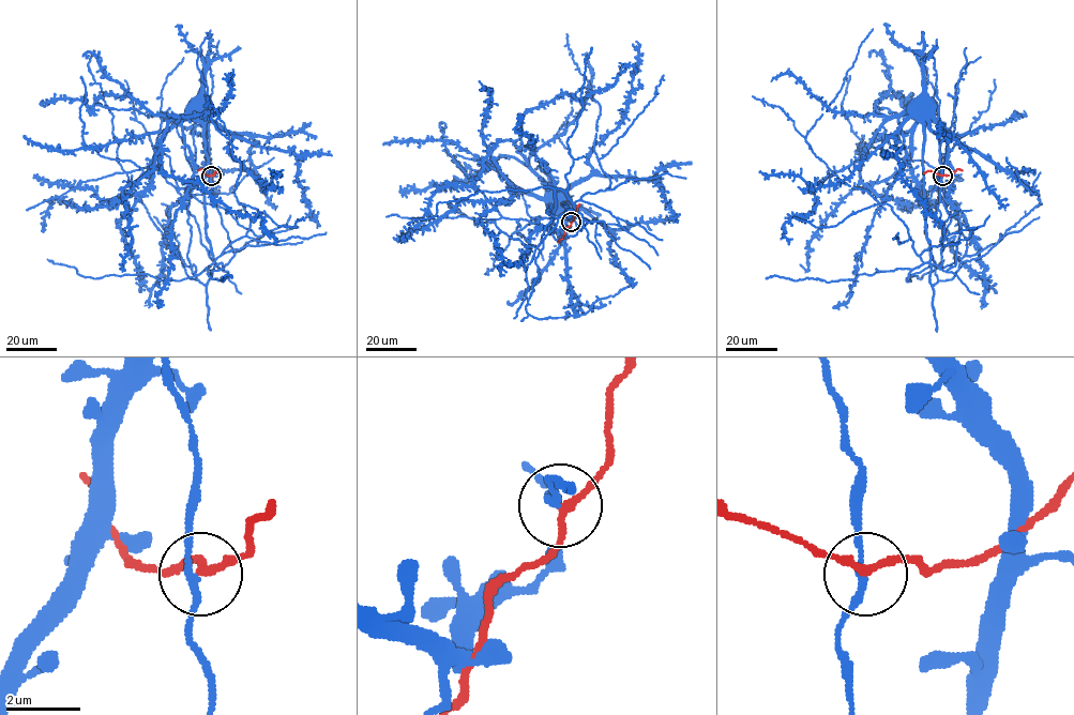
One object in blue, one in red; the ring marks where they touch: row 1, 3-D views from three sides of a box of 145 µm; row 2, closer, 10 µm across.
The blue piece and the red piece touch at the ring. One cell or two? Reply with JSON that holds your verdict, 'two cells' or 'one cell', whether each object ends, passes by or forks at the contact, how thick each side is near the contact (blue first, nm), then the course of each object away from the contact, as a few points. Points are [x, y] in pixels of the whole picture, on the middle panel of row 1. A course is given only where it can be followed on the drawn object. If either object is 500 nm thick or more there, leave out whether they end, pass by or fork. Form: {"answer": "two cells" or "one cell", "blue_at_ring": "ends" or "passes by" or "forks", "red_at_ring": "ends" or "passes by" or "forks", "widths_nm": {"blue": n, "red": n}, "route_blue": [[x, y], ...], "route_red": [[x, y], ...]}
{"answer": "two cells", "blue_at_ring": "passes by", "red_at_ring": "passes by", "widths_nm": {"blue": 170, "red": 180}, "route_blue": [[571, 223], [562, 211], [564, 196], [557, 193]], "route_red": [[571, 223], [557, 242]]}

